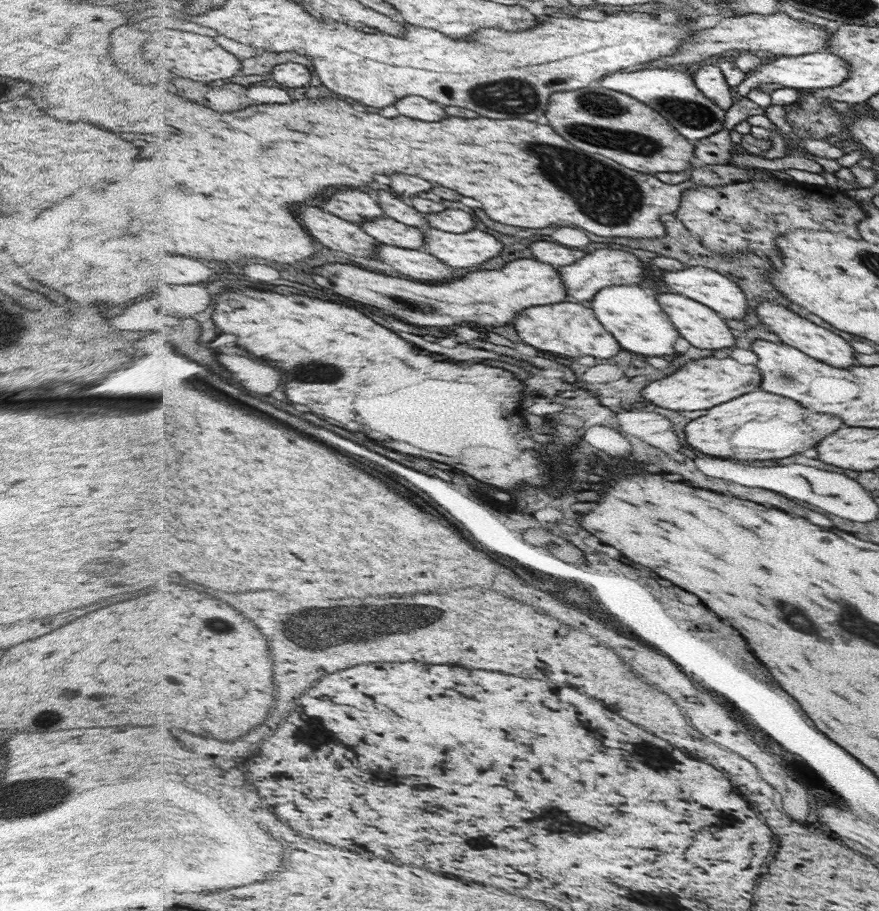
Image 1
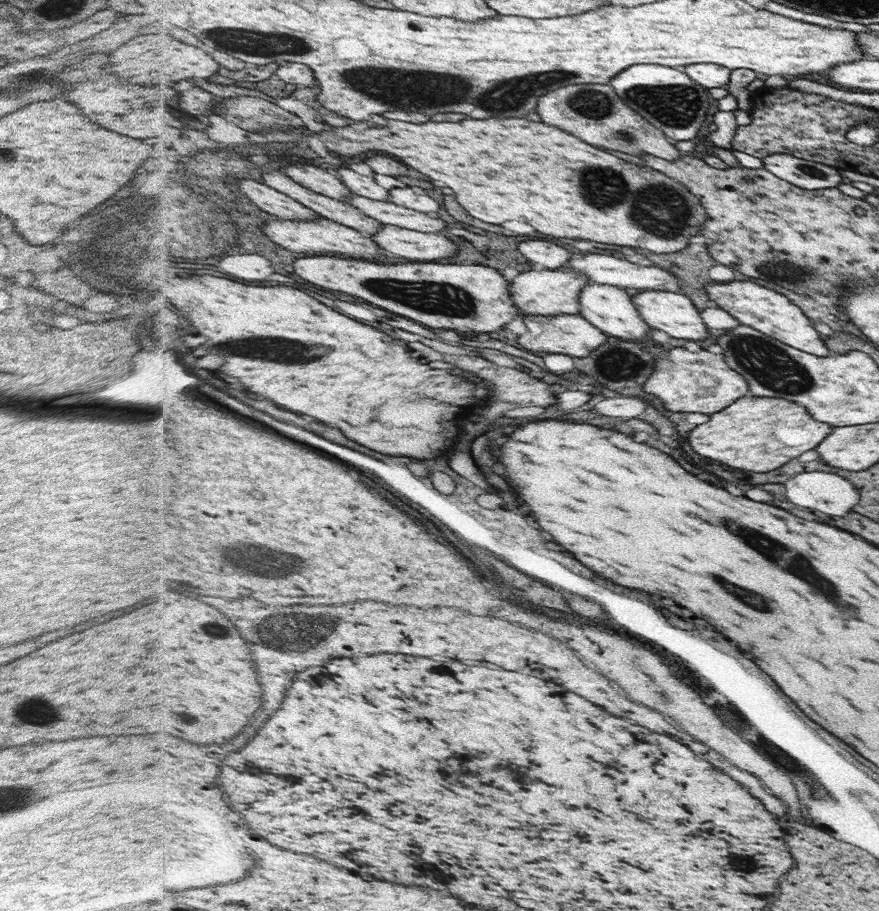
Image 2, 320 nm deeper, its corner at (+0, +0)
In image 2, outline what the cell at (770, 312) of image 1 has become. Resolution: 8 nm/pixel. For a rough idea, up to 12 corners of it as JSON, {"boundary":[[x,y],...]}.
{"boundary":[[751,281],[706,294],[740,325],[825,357],[814,322],[786,296]]}

